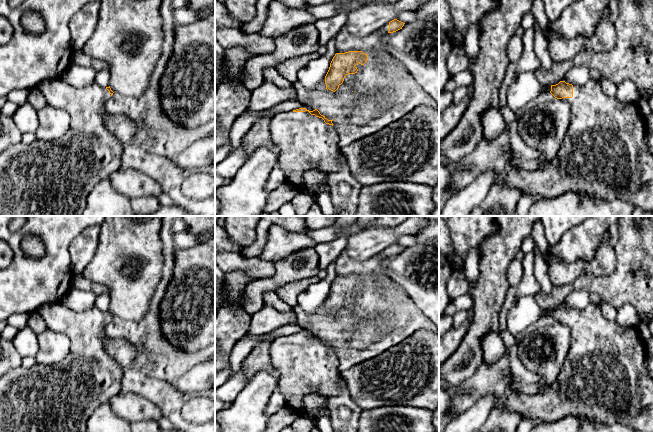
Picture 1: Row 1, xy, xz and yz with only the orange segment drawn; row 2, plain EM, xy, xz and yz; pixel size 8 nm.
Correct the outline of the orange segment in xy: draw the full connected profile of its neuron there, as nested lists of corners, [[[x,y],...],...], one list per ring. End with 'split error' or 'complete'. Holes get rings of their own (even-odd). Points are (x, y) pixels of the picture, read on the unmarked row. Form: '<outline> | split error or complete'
[[[61,301],[45,304],[38,313],[49,329],[66,333],[70,340],[70,352],[58,364],[36,363],[31,368],[18,366],[0,378],[0,432],[84,432],[94,410],[109,403],[121,388],[124,368],[107,354],[103,342],[107,335],[105,329],[114,316],[110,310],[104,312],[95,306],[84,312],[75,312],[64,306]]] | split error

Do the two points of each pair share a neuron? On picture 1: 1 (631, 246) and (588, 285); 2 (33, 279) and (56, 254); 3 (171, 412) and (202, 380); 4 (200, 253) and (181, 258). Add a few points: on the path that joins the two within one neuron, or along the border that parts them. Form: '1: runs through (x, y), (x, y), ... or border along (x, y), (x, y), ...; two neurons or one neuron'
1: runs through (631, 261), (610, 284), (603, 284); one neuron
2: runs through (39, 273), (52, 260); one neuron
3: border along (169, 381), (184, 392), (204, 392); two neurons
4: runs through (195, 258), (186, 258); one neuron

